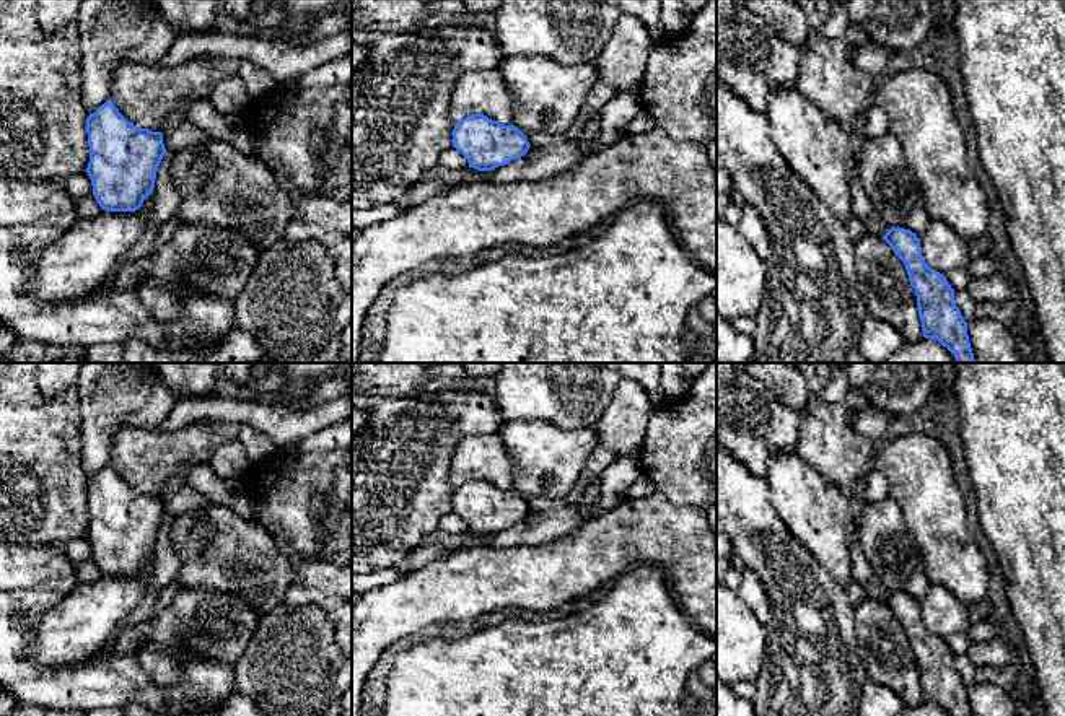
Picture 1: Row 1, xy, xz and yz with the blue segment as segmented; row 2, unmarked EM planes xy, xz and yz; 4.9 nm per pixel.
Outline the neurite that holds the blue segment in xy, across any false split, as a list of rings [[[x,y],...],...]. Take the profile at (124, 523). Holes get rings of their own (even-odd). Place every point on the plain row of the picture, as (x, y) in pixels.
[[[111,464],[86,482],[93,560],[107,576],[135,576],[153,557],[166,517],[161,496],[129,487]]]

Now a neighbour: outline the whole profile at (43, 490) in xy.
[[[0,363],[0,540],[62,547],[90,527],[80,400],[75,389],[47,397],[36,384],[36,371],[37,363]]]

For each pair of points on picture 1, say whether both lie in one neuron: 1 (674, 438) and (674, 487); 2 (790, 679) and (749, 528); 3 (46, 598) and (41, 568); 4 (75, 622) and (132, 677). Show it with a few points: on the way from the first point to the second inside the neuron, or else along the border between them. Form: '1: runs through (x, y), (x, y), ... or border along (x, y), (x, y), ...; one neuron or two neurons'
1: runs through (674, 449), (674, 475); one neuron
2: runs through (793, 641), (793, 578), (784, 565); one neuron
3: border along (17, 589), (56, 589), (64, 594); two neurons
4: border along (95, 654), (57, 664); two neurons

